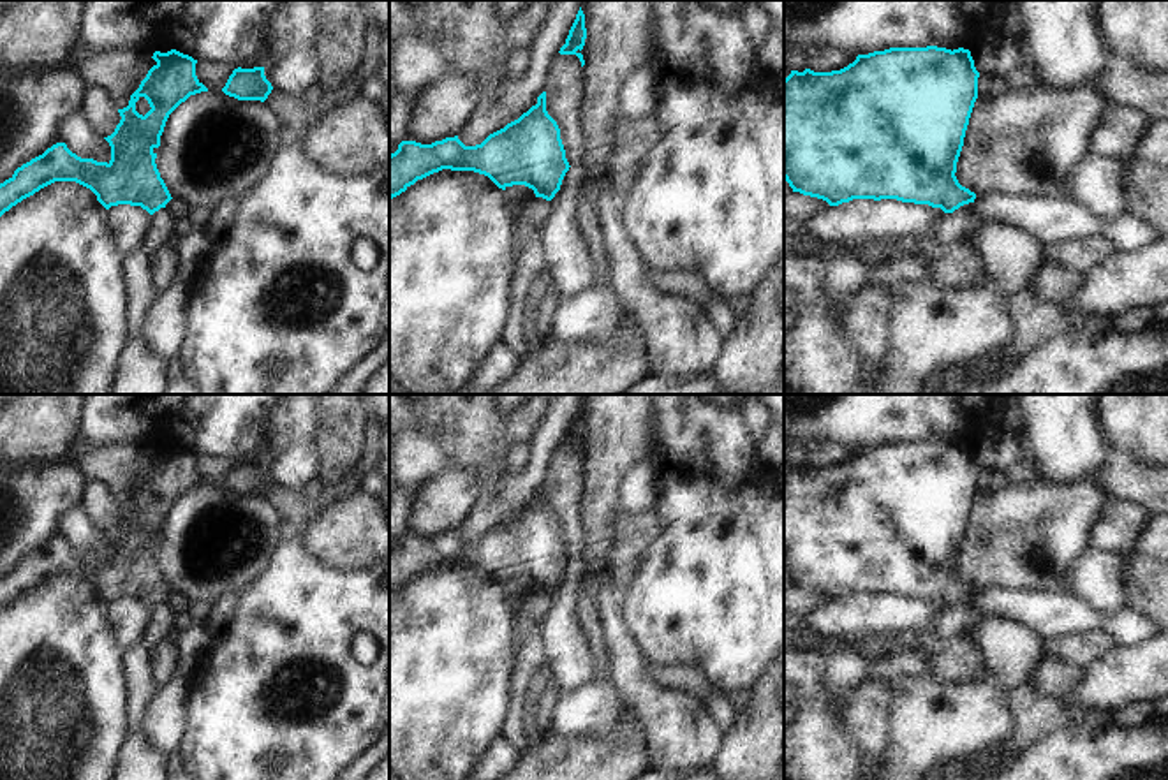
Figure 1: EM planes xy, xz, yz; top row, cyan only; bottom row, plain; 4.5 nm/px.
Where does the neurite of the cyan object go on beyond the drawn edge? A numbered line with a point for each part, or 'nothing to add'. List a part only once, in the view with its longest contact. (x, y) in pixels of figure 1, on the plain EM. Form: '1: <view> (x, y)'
nothing to add

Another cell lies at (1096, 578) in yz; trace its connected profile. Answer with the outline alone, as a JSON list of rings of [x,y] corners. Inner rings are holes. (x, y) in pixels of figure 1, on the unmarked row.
[[[1087,548],[1066,574],[1071,593],[1101,616],[1127,607],[1124,553]]]

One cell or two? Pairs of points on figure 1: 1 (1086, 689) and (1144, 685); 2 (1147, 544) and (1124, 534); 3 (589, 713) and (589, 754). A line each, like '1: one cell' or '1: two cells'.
1: one cell
2: two cells
3: two cells

